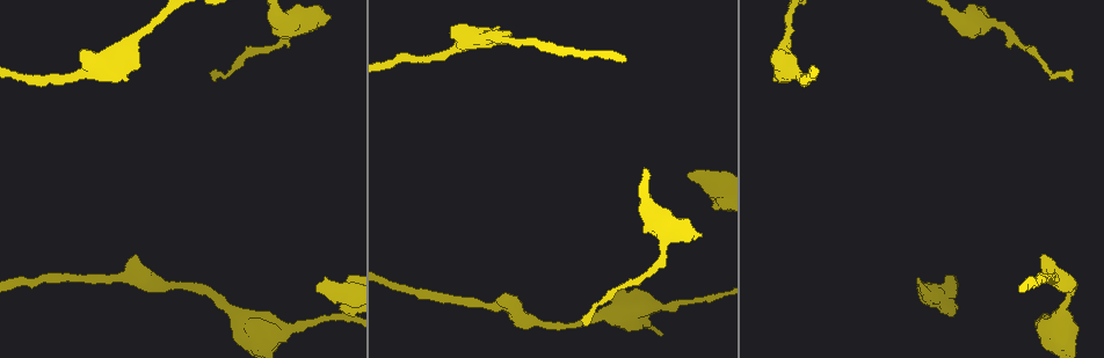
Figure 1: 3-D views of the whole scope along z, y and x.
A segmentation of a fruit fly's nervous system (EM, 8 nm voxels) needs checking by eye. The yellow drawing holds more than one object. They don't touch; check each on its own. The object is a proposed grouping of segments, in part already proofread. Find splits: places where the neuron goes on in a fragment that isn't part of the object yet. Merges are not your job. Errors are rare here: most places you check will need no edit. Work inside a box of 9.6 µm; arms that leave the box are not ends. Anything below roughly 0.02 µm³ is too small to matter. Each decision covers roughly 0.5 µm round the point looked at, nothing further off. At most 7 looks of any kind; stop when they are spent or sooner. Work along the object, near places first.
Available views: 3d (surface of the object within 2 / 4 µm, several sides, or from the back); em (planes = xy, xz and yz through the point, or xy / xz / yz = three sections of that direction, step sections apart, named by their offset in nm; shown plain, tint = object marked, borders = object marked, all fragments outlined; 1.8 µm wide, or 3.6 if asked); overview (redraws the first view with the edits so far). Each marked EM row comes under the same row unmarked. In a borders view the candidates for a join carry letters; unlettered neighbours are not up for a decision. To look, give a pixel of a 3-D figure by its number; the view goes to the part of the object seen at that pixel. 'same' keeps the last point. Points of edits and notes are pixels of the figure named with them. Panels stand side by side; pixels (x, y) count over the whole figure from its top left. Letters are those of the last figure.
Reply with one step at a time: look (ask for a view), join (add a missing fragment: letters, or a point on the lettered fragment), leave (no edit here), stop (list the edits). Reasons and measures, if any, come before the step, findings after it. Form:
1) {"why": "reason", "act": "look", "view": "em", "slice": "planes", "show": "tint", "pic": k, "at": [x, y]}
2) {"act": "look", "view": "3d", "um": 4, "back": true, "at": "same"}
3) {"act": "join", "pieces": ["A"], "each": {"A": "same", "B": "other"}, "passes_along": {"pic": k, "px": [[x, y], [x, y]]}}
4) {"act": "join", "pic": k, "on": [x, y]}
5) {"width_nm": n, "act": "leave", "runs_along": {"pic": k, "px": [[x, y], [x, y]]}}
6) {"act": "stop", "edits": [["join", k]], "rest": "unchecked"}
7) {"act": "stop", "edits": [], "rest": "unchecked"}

{"why": "branch stops here", "act": "look", "view": "em", "slice": "planes", "show": "borders", "pic": 1, "at": [689, 174]}

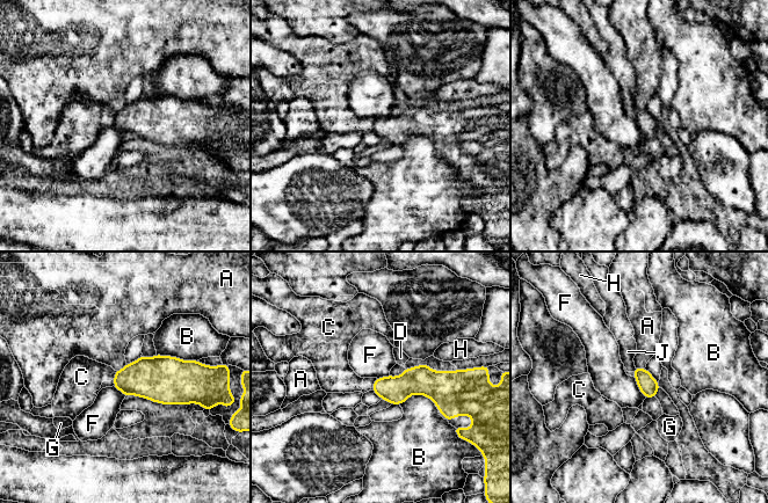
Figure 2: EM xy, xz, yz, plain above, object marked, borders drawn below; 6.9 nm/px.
{"act": "join", "pieces": ["J"], "each": {"A": "other", "B": "other", "C": "other", "D": "other", "F": "other", "G": "other", "H": "other", "J": "same"}, "found": "the neuron continues"}

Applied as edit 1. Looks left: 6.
{"why": "an open end", "act": "look", "view": "em", "slice": "yz", "step": 4, "show": "tint", "pic": 1, "at": [129, 79]}

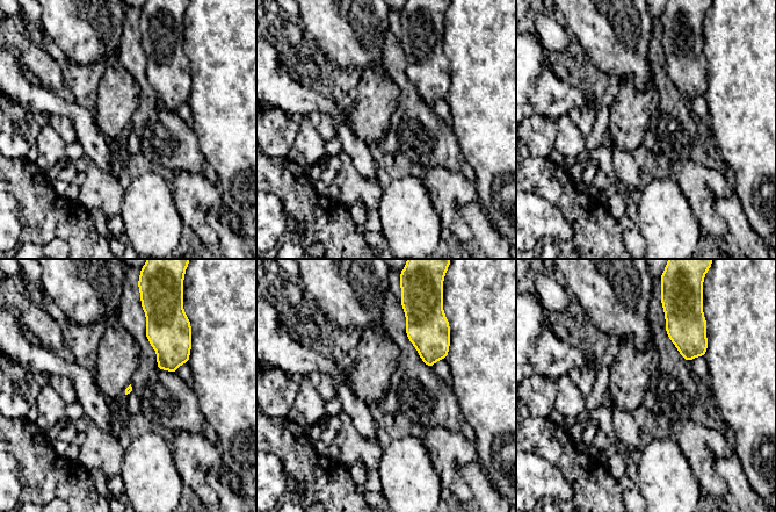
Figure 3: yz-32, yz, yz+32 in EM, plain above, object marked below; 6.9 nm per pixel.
{"act": "look", "view": "em", "slice": "xz", "step": 8, "show": "borders", "at": "same"}

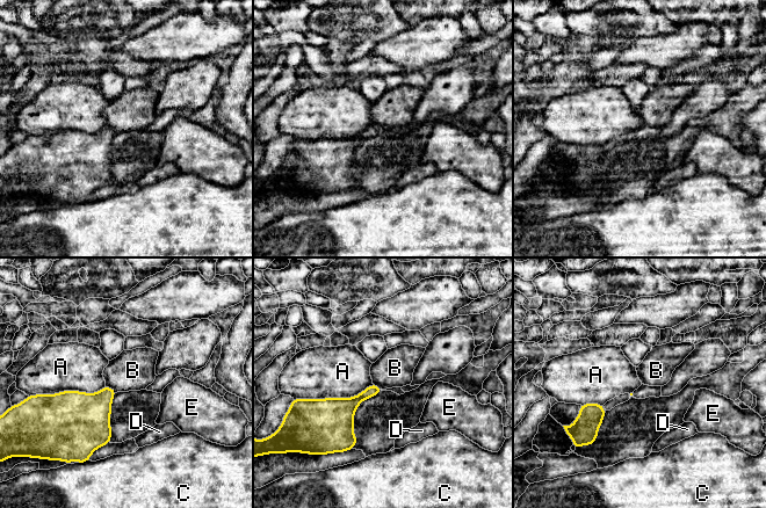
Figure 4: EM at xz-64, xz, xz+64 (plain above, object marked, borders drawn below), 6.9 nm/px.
{"longest_contact_nm": ["A", 500], "act": "leave", "each": {"A": "other", "B": "other", "C": "other", "D": "other", "E": "other"}, "found": "none of them fits"}

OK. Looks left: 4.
{"why": "stops while still wide", "act": "look", "view": "3d", "um": 2, "pic": 1, "at": [327, 16]}

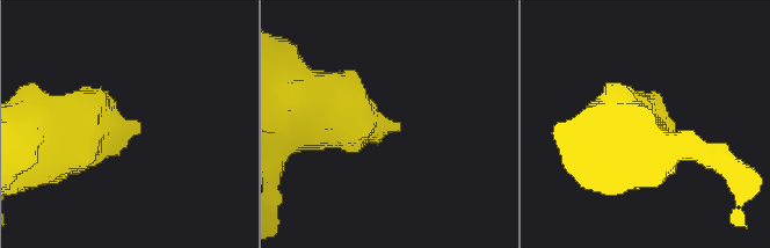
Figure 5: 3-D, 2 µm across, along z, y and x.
{"act": "look", "view": "em", "slice": "xz", "step": 16, "show": "borders", "pic": 5, "at": [395, 125]}

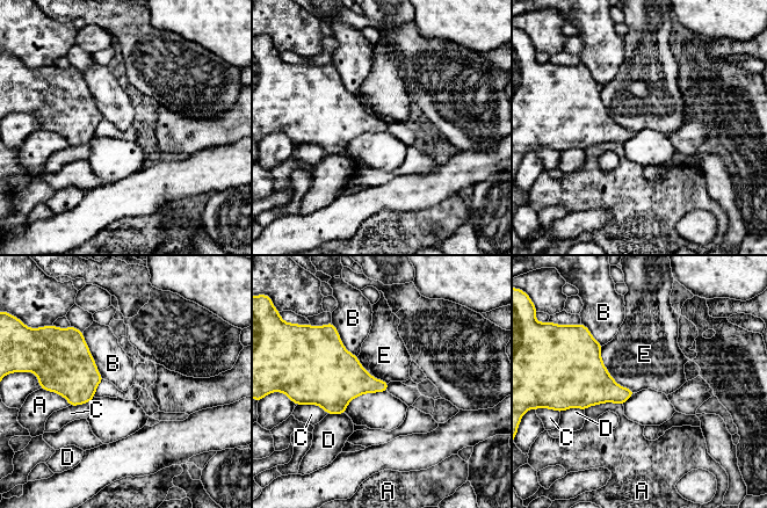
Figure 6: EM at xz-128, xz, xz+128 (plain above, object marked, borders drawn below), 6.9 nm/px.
{"longest_contact_nm": ["E", 400], "act": "leave", "each": {"A": "other", "B": "other", "C": "other", "D": "other", "E": "other"}, "found": "no lettered fragment goes on from it"}

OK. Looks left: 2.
{"act": "stop", "edits": [["join", 2]], "rest": "unchecked"}

